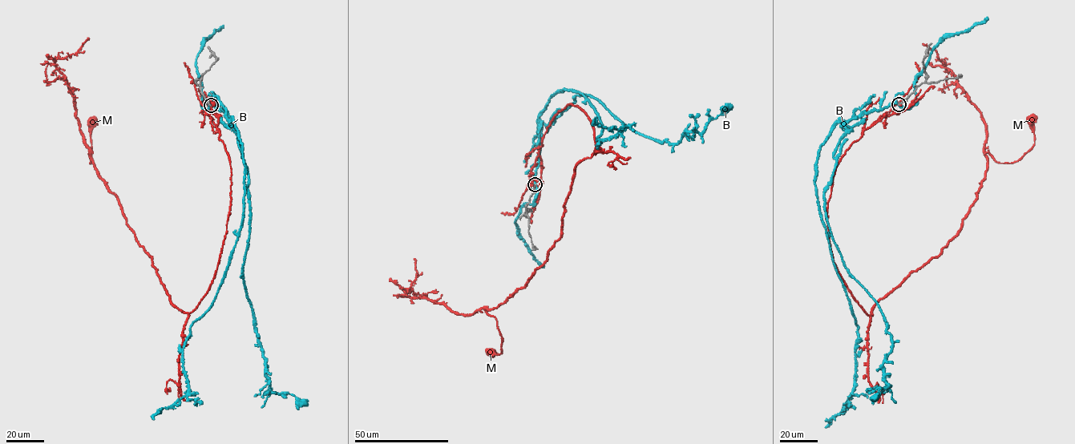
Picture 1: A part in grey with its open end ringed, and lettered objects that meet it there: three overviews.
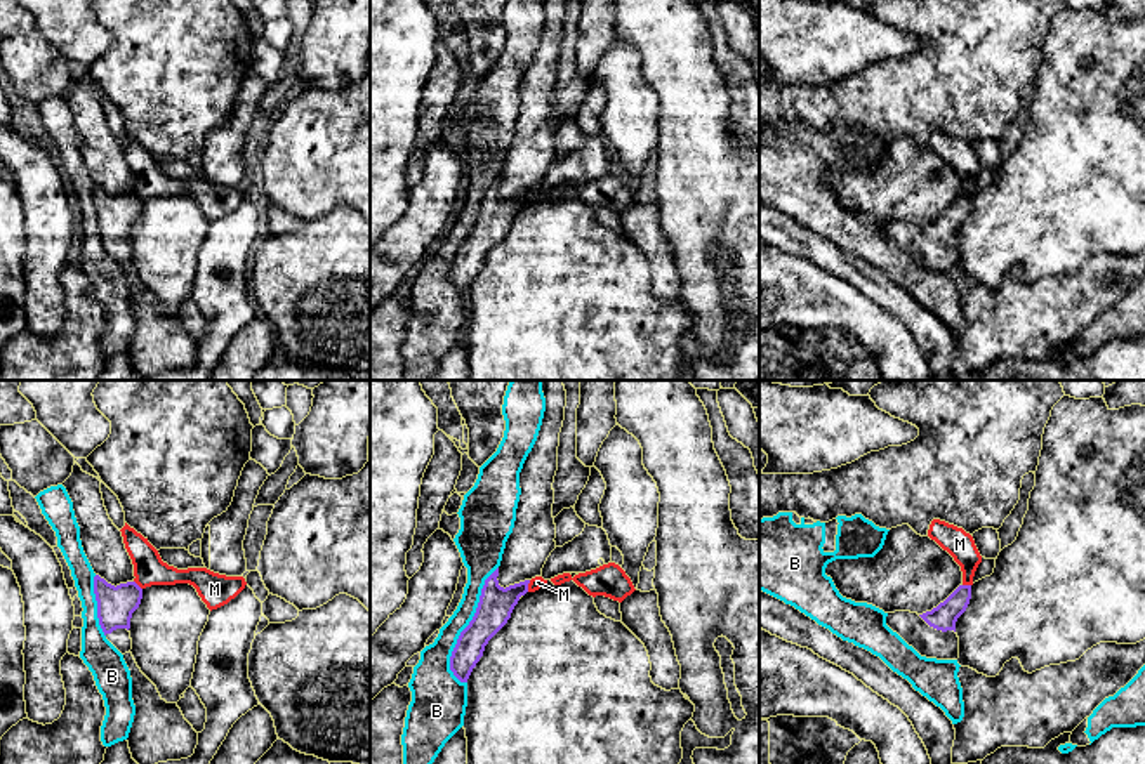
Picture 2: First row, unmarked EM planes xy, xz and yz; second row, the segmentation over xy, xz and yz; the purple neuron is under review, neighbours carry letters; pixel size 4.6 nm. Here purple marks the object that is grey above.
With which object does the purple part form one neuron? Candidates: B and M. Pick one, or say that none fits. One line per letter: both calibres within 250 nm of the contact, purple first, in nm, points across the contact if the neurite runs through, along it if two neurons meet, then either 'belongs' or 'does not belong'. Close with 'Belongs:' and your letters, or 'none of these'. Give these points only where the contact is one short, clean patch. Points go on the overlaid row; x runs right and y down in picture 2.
B: 160/150 nm | does not belong
M: 160/60 nm | along xz (530, 580), (527, 591) | does not belong
Belongs: none of these

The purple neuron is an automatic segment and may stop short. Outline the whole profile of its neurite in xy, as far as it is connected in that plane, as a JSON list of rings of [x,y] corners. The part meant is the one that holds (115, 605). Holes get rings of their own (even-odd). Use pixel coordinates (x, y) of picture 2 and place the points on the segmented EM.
[[[99,575],[94,576],[97,618],[106,639],[122,653],[130,653],[130,618],[139,608],[142,589],[136,582],[111,585]]]

